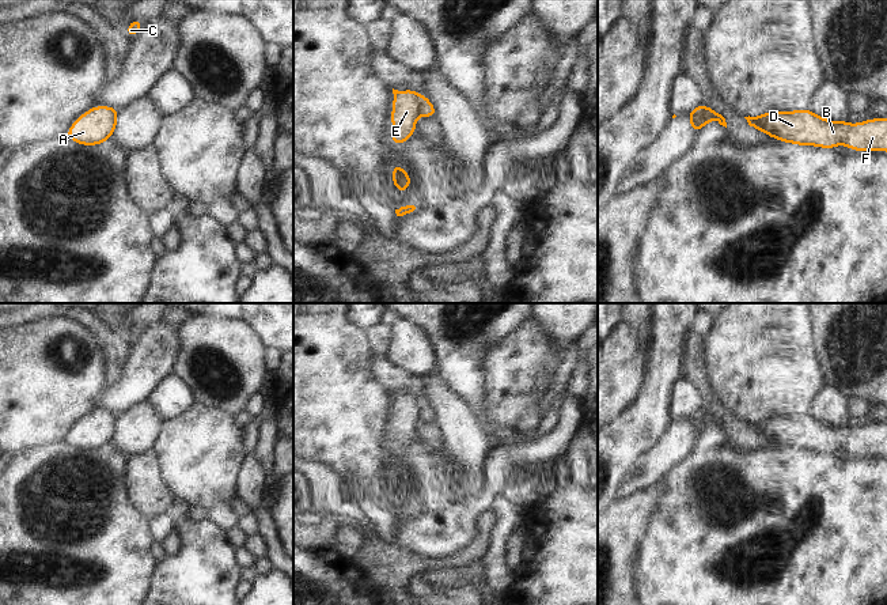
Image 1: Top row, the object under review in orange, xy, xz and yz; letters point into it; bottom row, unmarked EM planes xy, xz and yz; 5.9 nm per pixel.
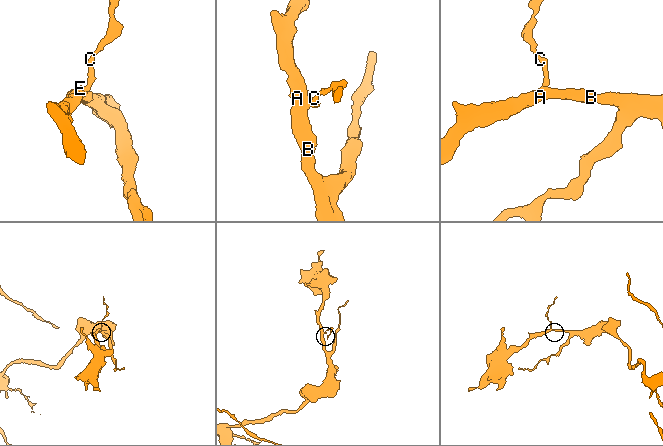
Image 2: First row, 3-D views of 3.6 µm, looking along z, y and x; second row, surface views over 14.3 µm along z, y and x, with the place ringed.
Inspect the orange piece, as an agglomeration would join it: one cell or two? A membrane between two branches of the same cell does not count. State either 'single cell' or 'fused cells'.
fused cells

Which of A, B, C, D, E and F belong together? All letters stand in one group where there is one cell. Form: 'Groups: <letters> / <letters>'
Groups: A B D E F / C

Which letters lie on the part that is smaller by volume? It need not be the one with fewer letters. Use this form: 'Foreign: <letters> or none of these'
Foreign: C

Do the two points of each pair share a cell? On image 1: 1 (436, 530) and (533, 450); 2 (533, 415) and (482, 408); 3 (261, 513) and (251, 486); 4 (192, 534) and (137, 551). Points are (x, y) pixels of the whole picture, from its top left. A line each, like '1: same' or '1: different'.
1: same
2: different
3: same
4: different

